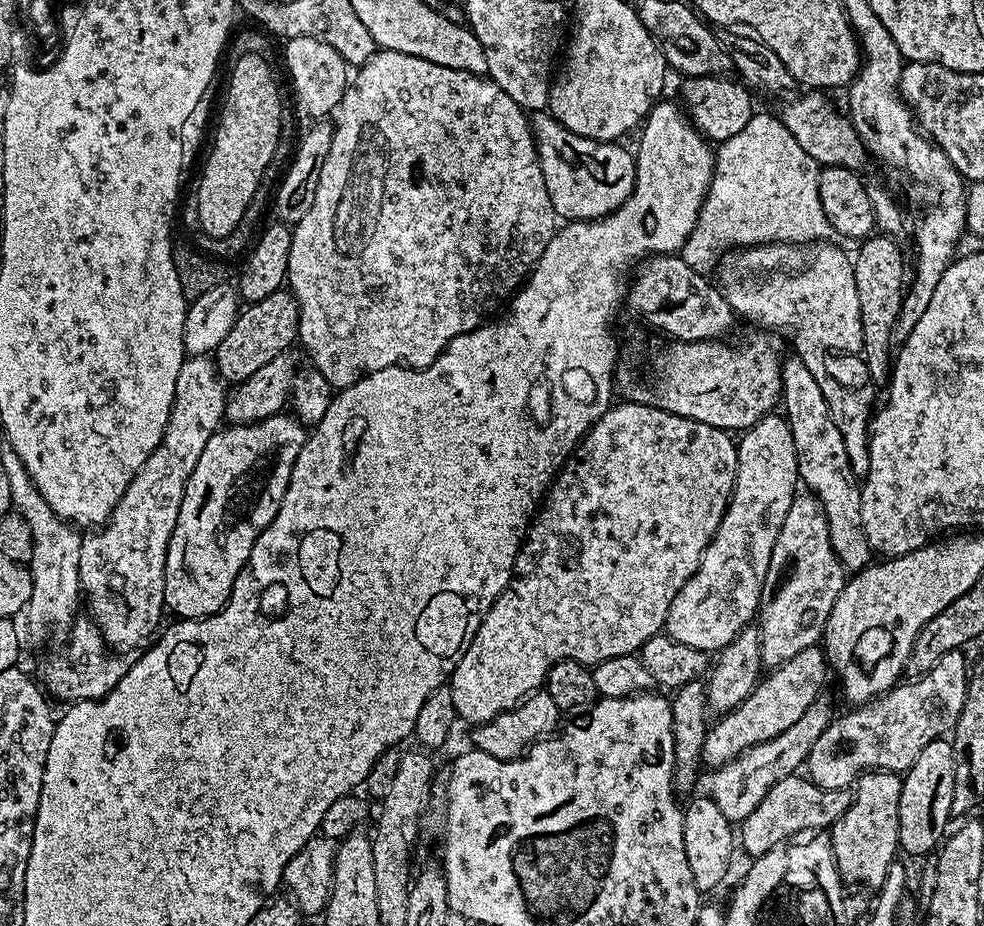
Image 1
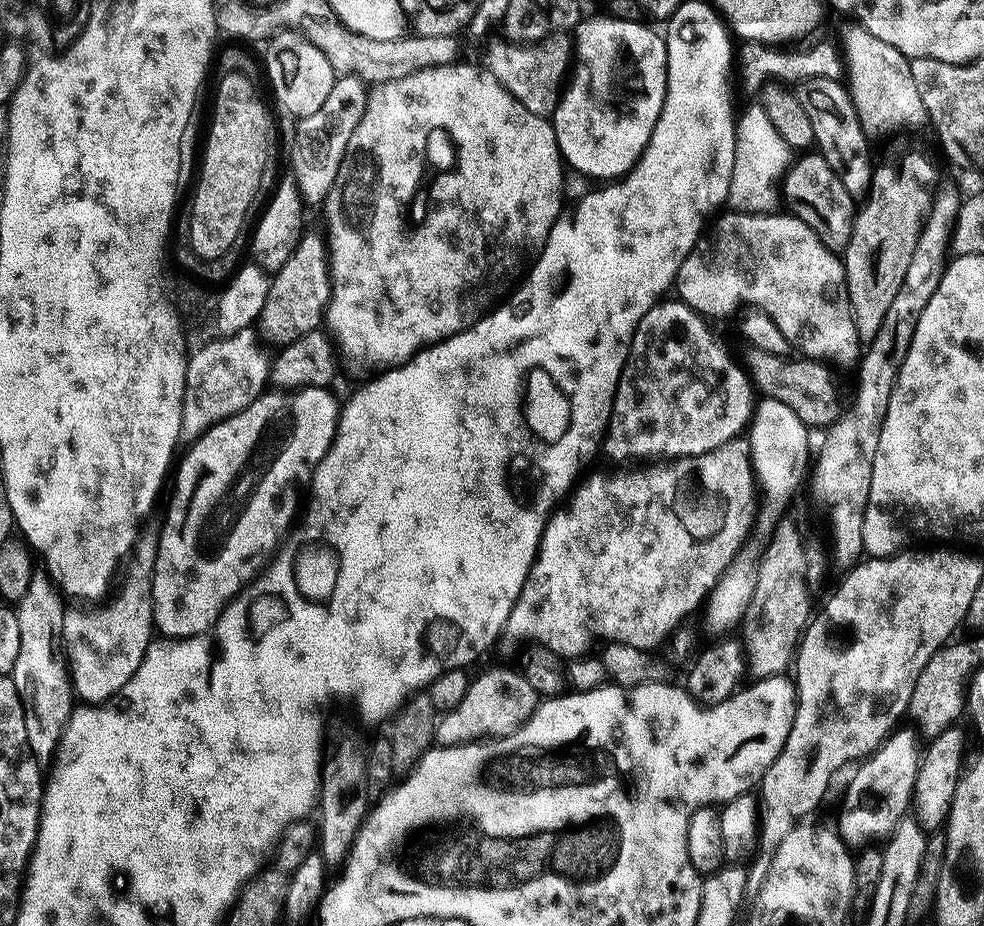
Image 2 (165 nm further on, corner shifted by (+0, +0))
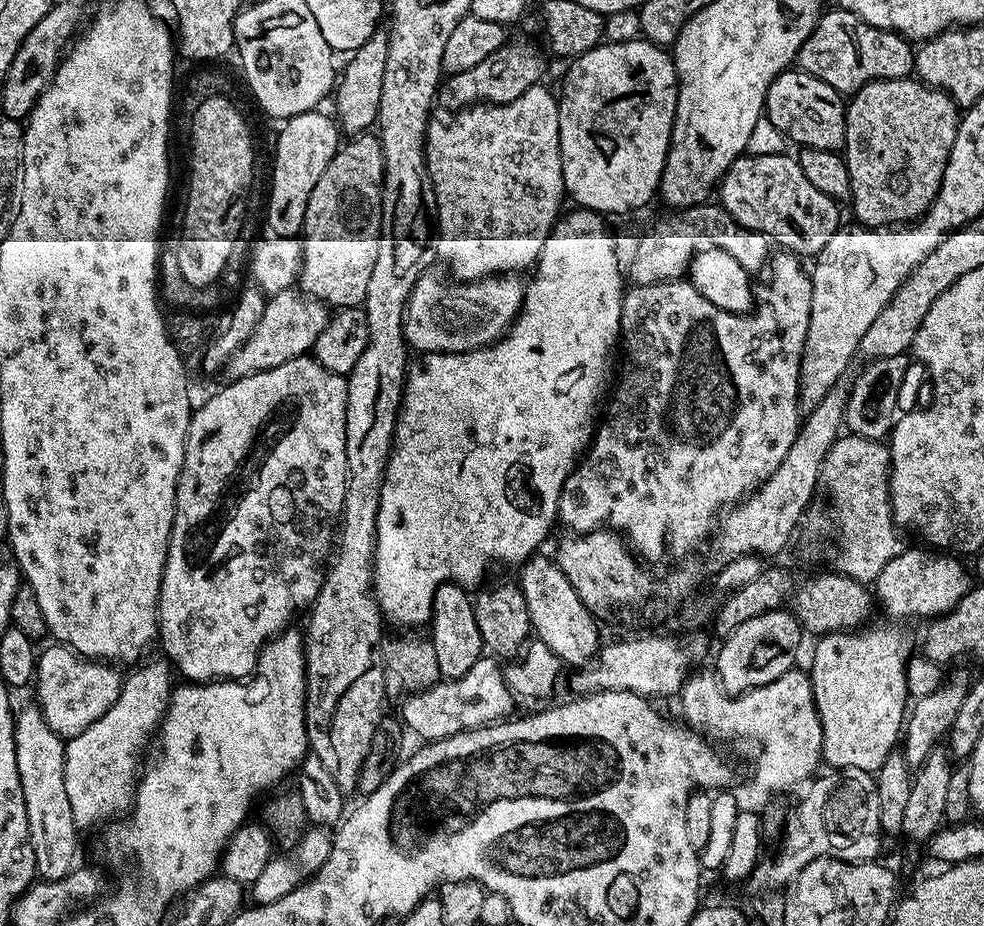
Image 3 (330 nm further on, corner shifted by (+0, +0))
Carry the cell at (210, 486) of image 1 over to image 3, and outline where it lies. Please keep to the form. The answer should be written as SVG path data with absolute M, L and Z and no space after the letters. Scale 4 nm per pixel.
M305 354L294 358L290 362L282 362L282 366L274 366L270 370L262 370L250 374L241 380L233 380L225 383L221 392L216 392L204 405L197 407L192 414L192 421L188 423L188 439L184 441L184 465L180 471L180 479L176 481L176 513L172 523L172 533L168 539L168 557L160 583L160 601L156 607L156 618L158 621L158 644L164 647L163 655L168 658L171 667L177 673L184 675L183 679L188 682L211 682L213 680L244 680L256 671L256 660L260 657L260 649L272 639L279 636L281 632L289 627L292 620L292 607L307 609L320 592L324 584L324 573L326 565L330 560L330 553L334 548L334 533L338 528L338 521L341 519L344 510L344 499L348 489L348 467L346 466L346 394L348 393L348 382L345 377L326 370L311 355Z

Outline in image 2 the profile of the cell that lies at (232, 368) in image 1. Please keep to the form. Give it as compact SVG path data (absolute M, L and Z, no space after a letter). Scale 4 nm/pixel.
M305 231L290 258L271 277L266 306L262 306L259 327L279 345L297 340L302 334L317 331L325 323L328 302L332 299L332 277L330 275L330 248L316 232Z

